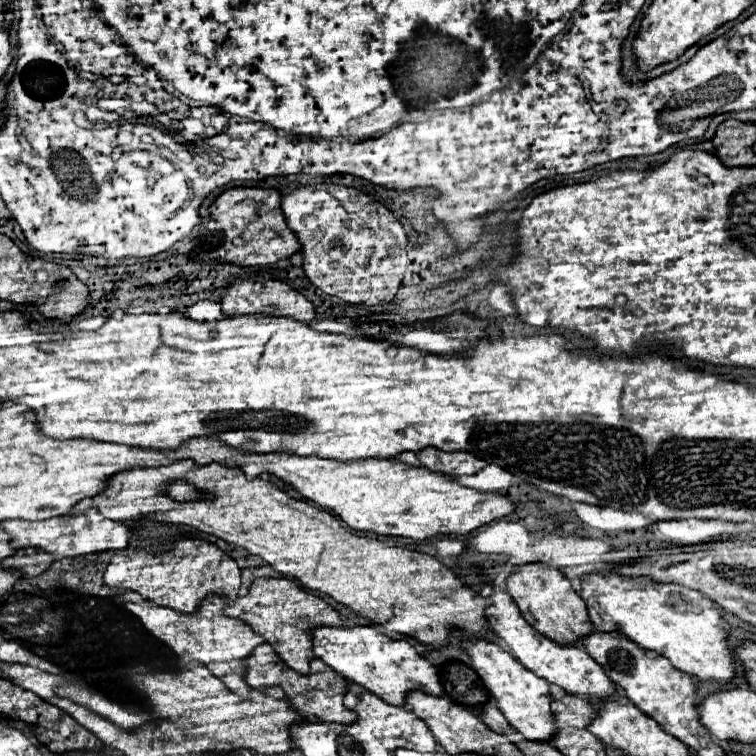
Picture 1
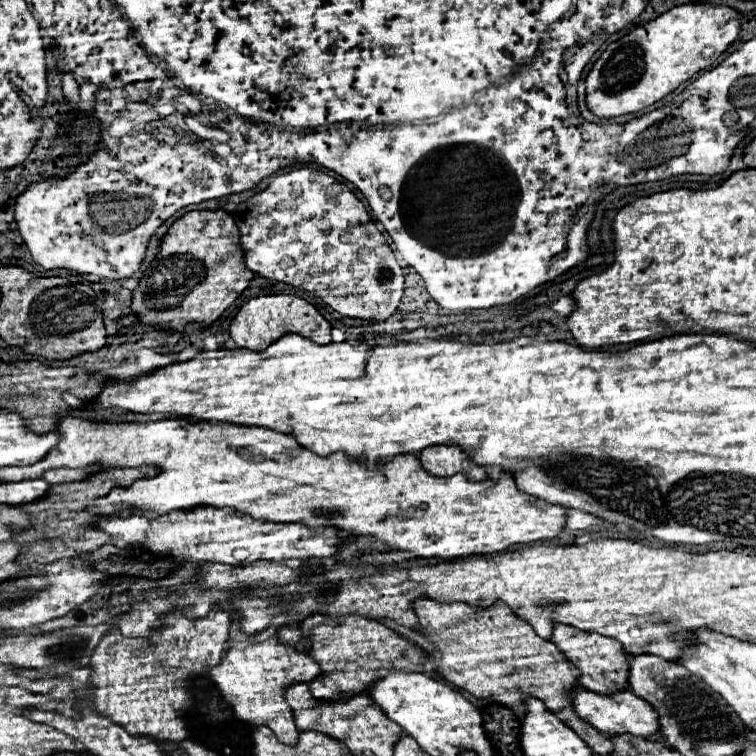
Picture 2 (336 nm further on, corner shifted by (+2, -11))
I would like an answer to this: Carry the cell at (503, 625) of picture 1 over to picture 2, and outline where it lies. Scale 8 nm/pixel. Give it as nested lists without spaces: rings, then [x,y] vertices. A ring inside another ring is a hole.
[[[575,689],[571,691],[571,699],[573,699],[573,707],[577,711],[577,715],[585,721],[589,721],[595,729],[599,729],[605,735],[623,735],[623,733],[631,733],[635,737],[647,737],[651,739],[655,733],[659,733],[659,715],[657,711],[651,707],[651,703],[647,703],[645,699],[637,697],[633,691],[619,691],[613,695],[599,695],[587,689]]]

